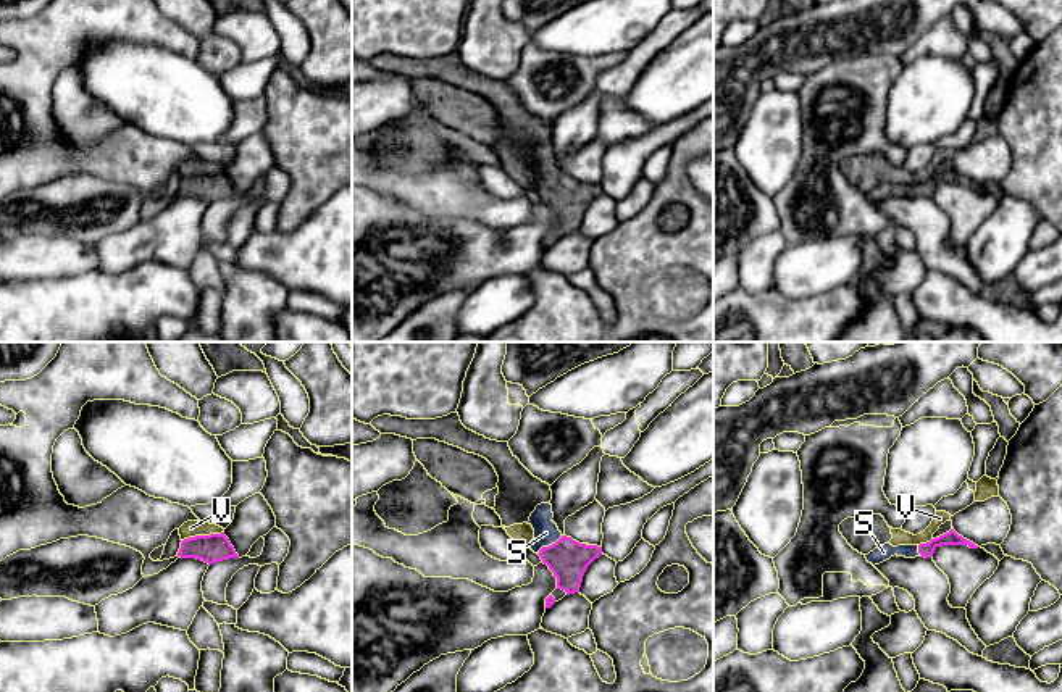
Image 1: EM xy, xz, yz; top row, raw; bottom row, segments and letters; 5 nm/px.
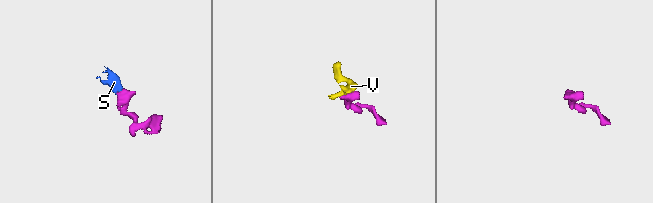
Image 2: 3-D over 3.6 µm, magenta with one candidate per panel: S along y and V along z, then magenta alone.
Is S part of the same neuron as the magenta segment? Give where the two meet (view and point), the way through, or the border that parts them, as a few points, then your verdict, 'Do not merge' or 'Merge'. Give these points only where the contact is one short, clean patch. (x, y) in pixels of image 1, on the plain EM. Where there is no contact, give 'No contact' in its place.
Touches magenta at xz (549, 184). Path across: xz (567, 197), (549, 184), (546, 171). Merge

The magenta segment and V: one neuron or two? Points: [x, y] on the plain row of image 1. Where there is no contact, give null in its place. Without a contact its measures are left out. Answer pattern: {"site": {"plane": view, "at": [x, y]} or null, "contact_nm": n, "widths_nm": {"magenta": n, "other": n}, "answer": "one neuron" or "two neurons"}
{"site": {"plane": "xy", "at": [202, 175]}, "contact_nm": 200, "widths_nm": {"magenta": 140, "other": 80}, "answer": "two neurons"}

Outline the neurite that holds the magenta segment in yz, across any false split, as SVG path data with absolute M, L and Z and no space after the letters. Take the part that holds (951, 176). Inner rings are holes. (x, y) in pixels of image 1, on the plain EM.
M951 168L949 171L920 184L897 184L897 186L893 186L891 182L880 184L878 187L865 194L865 197L873 205L889 198L894 194L905 197L915 195L931 197L934 189L941 184L968 184L970 187L978 187L978 184L964 177L954 168Z

